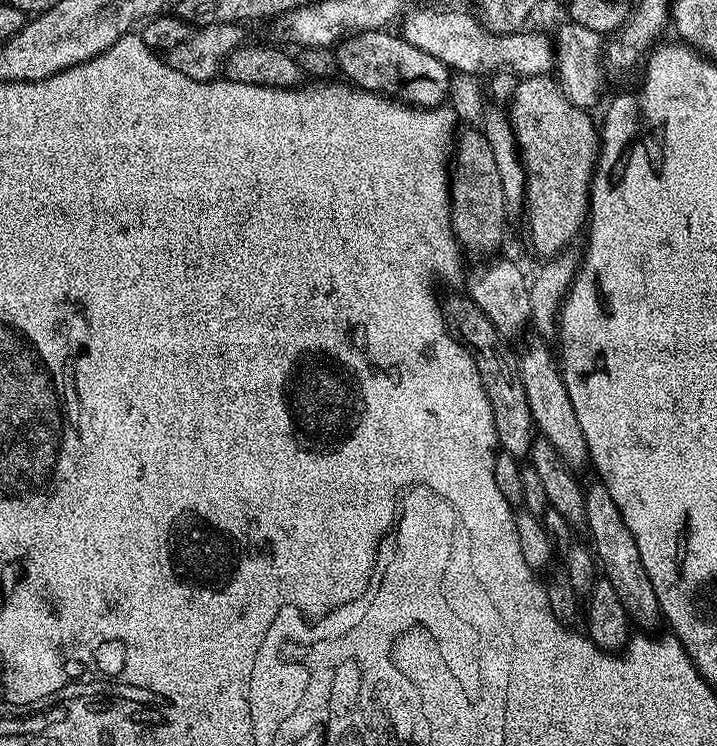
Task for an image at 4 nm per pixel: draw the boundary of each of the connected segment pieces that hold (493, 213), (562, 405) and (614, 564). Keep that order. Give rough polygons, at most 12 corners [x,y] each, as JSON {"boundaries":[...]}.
{"boundaries":[[[479,127],[454,140],[452,229],[488,258],[504,244],[502,177]],[[535,338],[519,353],[535,431],[573,470],[586,438],[557,357]],[[599,482],[584,488],[603,579],[640,630],[662,624],[638,542]]]}

